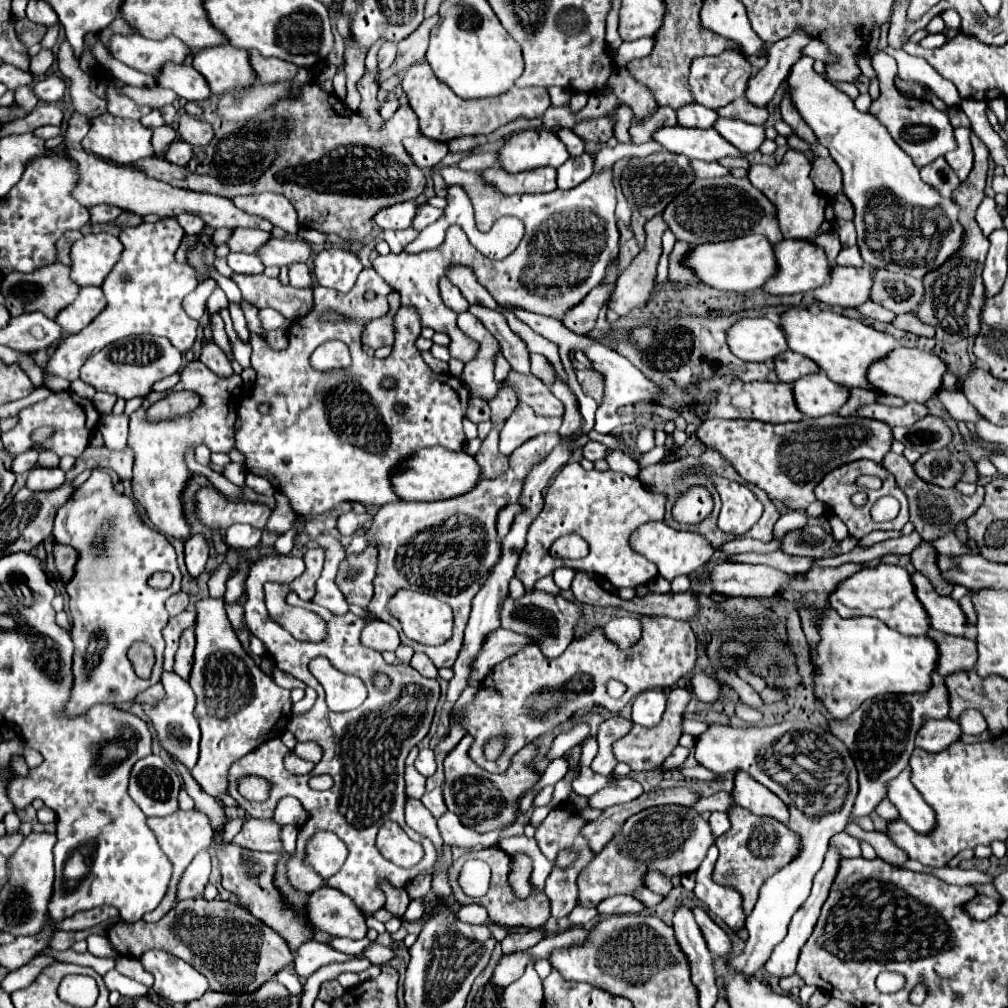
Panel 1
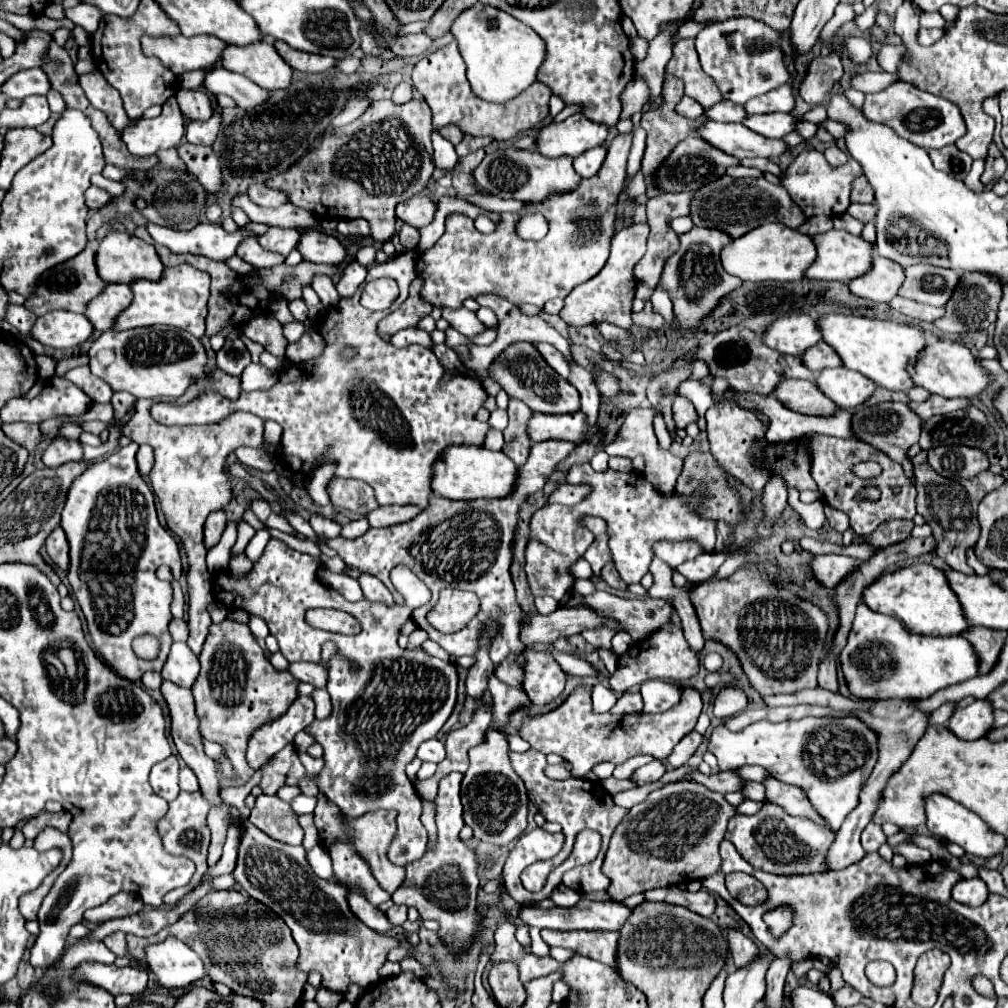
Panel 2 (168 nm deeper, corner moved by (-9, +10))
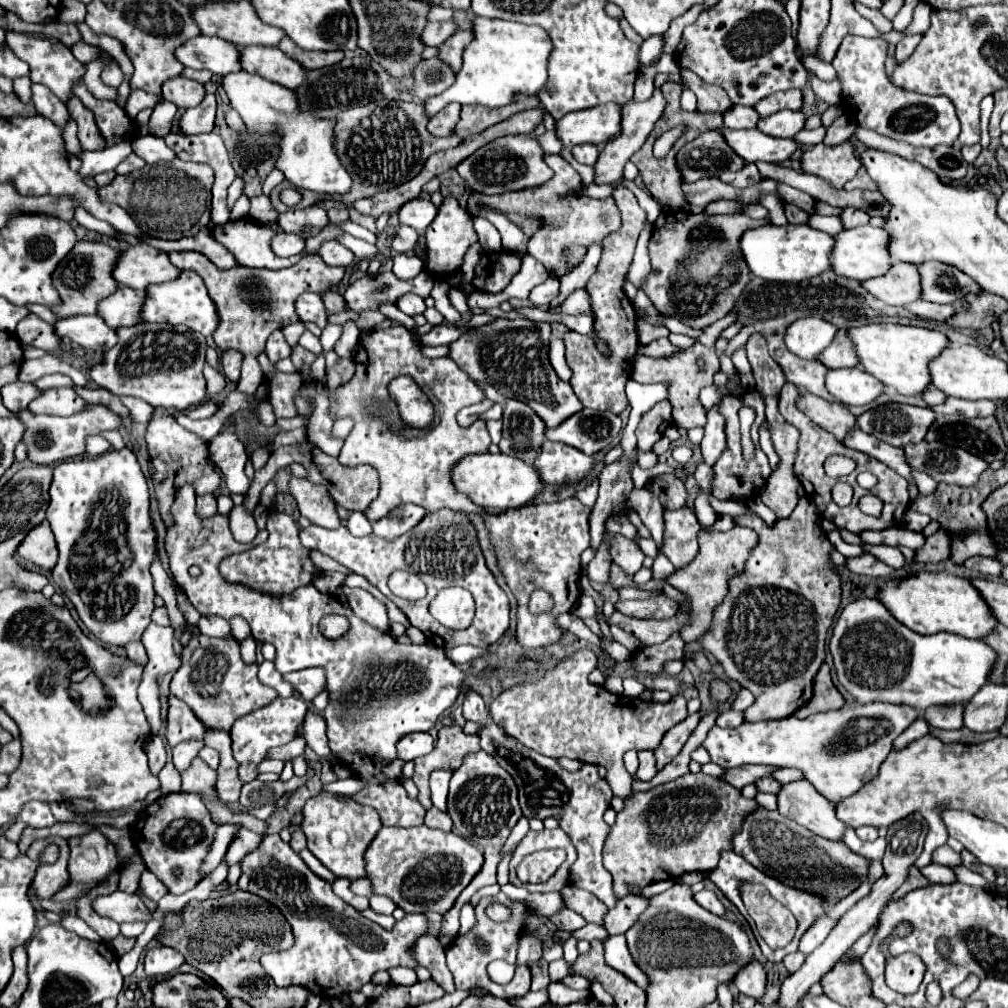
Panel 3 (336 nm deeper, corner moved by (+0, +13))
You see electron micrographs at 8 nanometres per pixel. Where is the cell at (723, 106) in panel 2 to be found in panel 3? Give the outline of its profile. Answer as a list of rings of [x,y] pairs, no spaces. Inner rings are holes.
[[[733,106],[729,112],[723,114],[725,126],[731,130],[741,130],[741,128],[755,128],[759,122],[759,114],[755,108],[749,106]]]

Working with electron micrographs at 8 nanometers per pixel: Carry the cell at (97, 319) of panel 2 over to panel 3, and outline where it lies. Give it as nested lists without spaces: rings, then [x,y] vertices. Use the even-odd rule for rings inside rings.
[[[119,288],[115,294],[99,302],[99,316],[107,322],[107,326],[137,326],[143,324],[141,310],[145,304],[145,290]]]

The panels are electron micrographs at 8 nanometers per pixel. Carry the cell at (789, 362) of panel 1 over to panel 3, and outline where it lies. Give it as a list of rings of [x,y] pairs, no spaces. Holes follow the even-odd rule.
[[[845,330],[837,332],[833,344],[829,346],[829,350],[825,350],[825,354],[819,356],[819,360],[829,368],[855,368],[855,366],[859,366],[857,352],[853,350],[853,342],[851,342],[851,338],[847,338]]]

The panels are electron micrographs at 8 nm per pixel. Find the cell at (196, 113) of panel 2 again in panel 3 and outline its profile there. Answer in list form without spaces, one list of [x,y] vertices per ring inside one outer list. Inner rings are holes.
[[[177,76],[177,78],[169,78],[163,82],[163,94],[161,96],[165,100],[173,102],[179,110],[187,110],[187,108],[197,106],[203,100],[205,86],[195,82],[195,80],[185,78],[185,76]]]

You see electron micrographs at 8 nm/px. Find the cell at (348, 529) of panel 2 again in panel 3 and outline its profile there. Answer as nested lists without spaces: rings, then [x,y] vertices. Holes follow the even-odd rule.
[[[353,512],[347,520],[347,528],[351,534],[371,534],[373,528],[371,528],[371,522],[365,518],[365,514],[357,514]]]

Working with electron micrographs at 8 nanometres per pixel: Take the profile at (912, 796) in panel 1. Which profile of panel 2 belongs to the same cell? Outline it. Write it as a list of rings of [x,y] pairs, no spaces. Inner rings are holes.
[[[940,793],[928,795],[924,799],[924,811],[926,811],[926,825],[928,825],[928,829],[930,829],[932,835],[938,835],[940,839],[948,839],[948,841],[960,845],[970,855],[986,857],[988,859],[988,857],[992,857],[996,853],[1002,853],[1002,849],[1006,847],[1002,835],[992,833],[988,829],[988,825],[978,815],[974,815],[972,811],[968,811],[960,803],[952,801],[950,797],[944,797]]]

